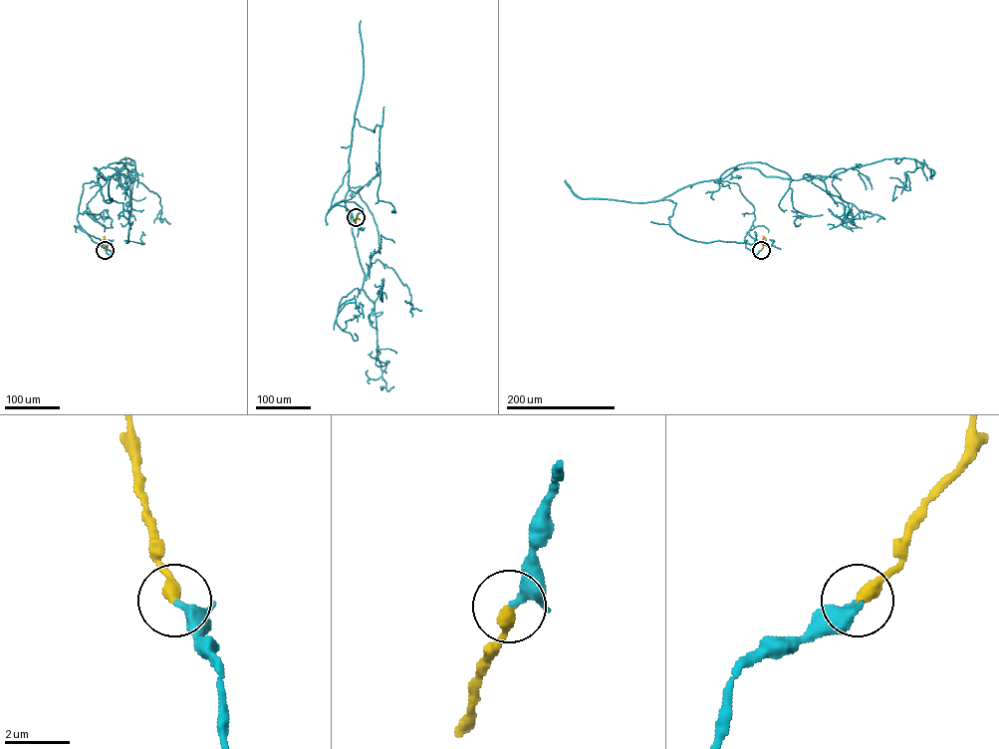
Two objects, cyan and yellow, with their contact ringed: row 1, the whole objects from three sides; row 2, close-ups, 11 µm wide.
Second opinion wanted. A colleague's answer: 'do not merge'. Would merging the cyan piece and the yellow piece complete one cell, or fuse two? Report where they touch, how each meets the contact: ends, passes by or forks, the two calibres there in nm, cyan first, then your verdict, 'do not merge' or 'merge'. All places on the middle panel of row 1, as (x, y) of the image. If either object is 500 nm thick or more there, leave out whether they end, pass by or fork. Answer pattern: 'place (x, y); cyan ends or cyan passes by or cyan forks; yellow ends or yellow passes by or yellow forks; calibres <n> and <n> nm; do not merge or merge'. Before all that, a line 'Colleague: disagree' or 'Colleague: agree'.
Colleague: disagree
place (356, 217); cyan passes by; yellow ends; calibres 200 and 400 nm; merge

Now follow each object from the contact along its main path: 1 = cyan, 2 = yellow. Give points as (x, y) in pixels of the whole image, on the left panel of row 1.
1: (105, 250), (77, 219), (94, 167), (107, 180), (133, 160), (124, 190), (145, 197)
2: (105, 250), (104, 236), (109, 244)

